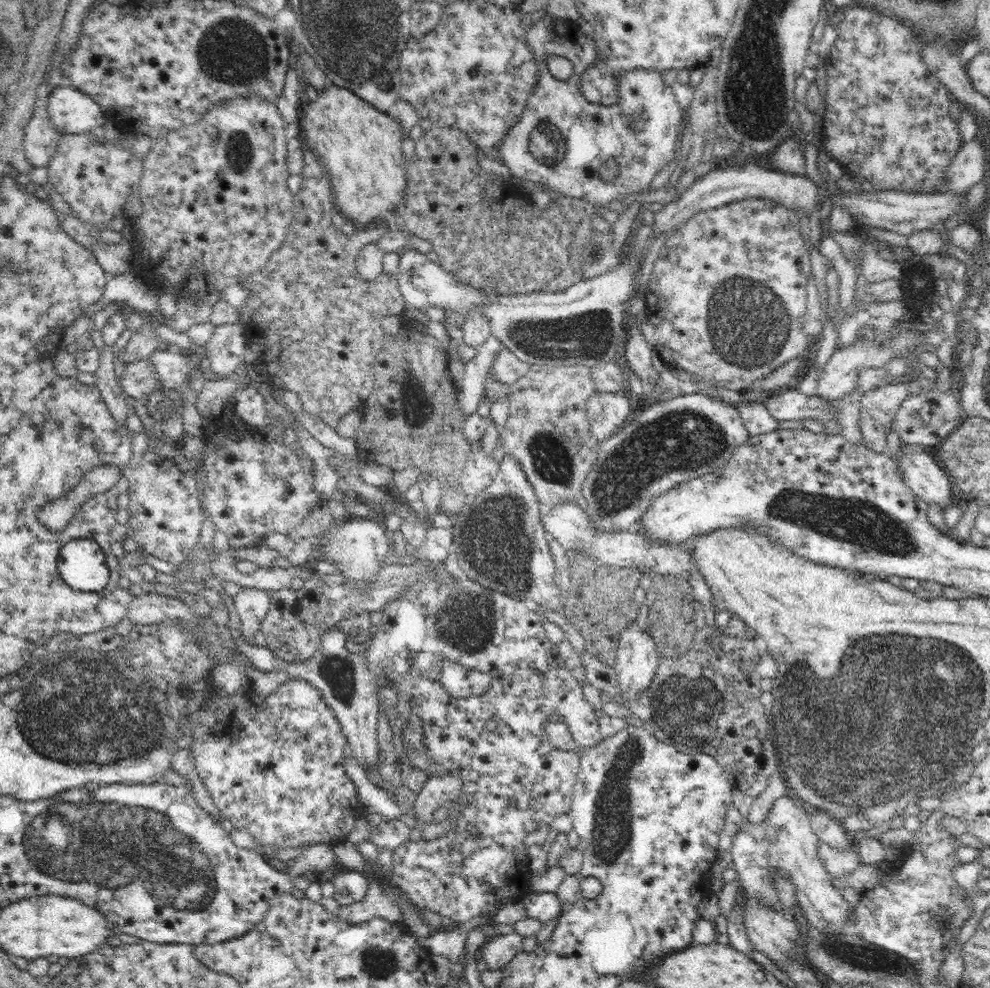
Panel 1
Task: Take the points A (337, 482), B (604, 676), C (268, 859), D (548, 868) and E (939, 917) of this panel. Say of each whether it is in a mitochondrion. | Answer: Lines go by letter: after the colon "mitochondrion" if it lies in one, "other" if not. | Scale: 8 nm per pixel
A: other
B: other
C: other
D: other
E: mitochondrion

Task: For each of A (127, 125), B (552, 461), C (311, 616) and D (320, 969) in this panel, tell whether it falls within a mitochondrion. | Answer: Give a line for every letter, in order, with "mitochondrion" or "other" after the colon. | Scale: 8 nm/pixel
A: other
B: mitochondrion
C: other
D: other

